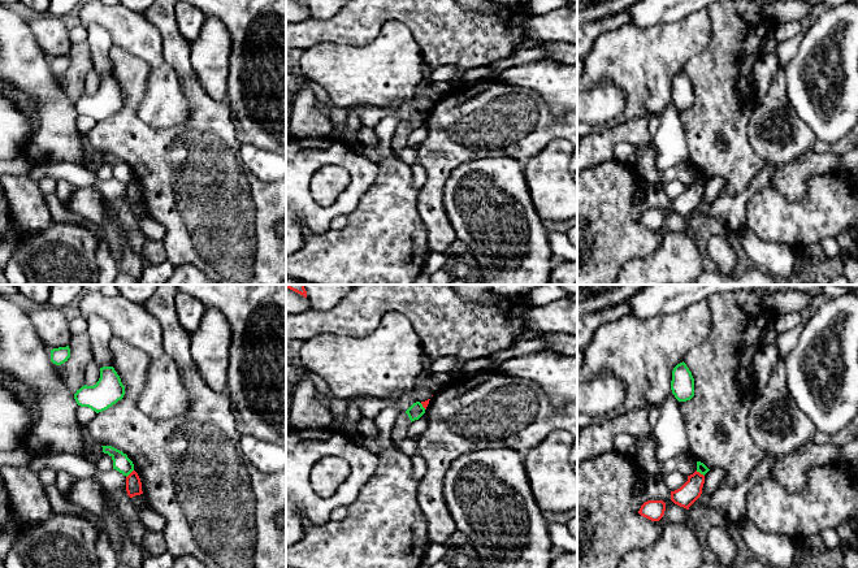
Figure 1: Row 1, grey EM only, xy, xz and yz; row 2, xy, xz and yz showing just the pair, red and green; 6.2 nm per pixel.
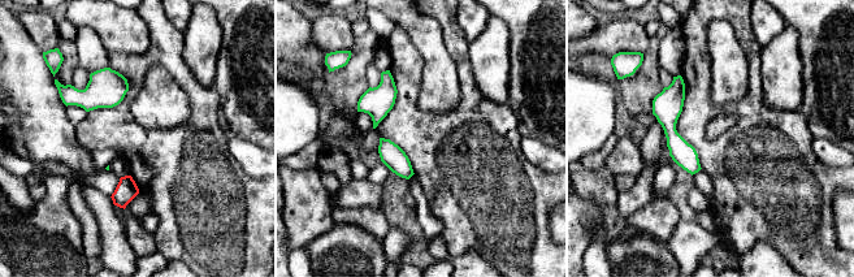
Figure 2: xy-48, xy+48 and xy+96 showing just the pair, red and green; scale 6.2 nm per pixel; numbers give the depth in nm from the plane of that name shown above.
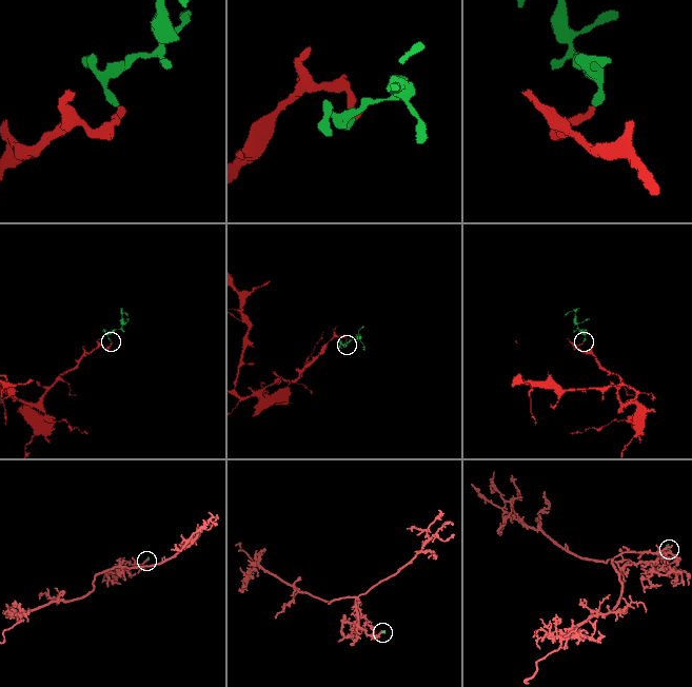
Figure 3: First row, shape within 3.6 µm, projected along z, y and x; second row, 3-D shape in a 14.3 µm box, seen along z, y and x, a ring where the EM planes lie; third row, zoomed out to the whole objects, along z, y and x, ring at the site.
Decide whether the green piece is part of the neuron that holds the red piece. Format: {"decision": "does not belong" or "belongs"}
{"decision": "does not belong"}

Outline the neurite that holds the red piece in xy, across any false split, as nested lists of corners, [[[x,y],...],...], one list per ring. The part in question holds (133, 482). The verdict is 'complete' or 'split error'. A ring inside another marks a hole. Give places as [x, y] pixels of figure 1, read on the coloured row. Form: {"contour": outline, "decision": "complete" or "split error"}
{"contour": [[[135,471],[126,477],[126,491],[130,498],[143,494],[140,478]]], "decision": "complete"}

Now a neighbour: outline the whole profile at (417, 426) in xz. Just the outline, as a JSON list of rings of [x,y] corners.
[[[424,413],[419,420],[411,422],[406,437],[416,441],[419,435],[426,429],[426,425],[428,419],[426,415]]]

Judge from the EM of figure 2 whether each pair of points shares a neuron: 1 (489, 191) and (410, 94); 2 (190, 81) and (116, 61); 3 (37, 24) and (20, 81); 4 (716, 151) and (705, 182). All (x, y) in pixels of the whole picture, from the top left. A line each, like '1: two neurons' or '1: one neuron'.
1: one neuron
2: one neuron
3: two neurons
4: two neurons

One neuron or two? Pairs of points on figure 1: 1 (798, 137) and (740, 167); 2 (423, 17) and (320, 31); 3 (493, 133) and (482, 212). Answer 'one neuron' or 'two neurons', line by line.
1: two neurons
2: one neuron
3: two neurons

